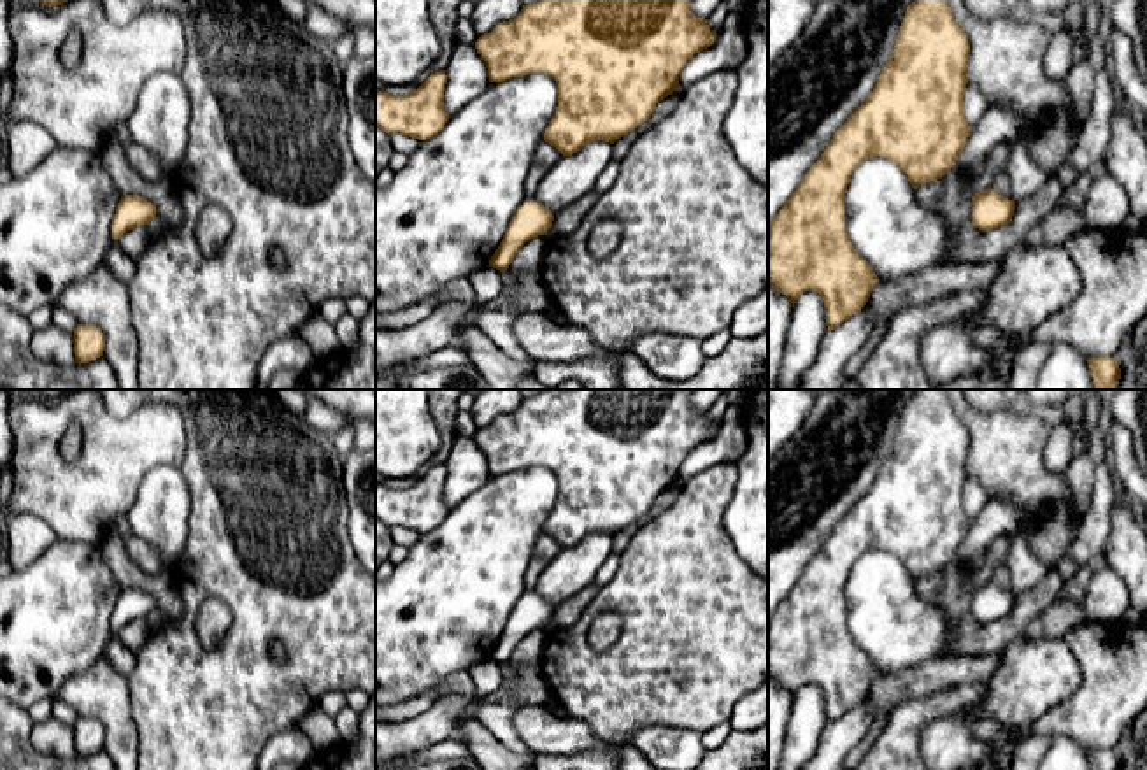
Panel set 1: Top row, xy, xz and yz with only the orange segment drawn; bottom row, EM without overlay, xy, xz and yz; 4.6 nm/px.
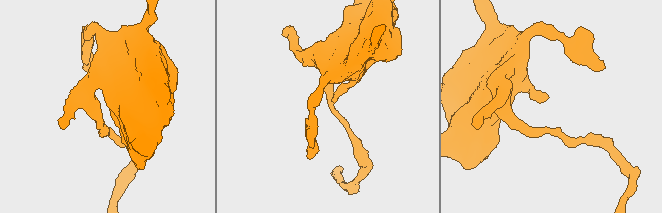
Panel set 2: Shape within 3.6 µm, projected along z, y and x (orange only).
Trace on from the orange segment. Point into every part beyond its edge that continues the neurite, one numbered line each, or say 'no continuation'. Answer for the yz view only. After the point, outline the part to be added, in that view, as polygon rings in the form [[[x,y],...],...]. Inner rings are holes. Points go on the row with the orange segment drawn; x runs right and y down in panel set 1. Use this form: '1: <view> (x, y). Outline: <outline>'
no continuation

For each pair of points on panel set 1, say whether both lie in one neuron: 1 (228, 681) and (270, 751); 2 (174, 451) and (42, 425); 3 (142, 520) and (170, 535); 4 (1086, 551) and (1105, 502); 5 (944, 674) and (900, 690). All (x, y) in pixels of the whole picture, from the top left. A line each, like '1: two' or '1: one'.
1: two
2: one
3: one
4: one
5: one

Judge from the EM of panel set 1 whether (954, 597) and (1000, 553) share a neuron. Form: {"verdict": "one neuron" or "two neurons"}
{"verdict": "one neuron"}

